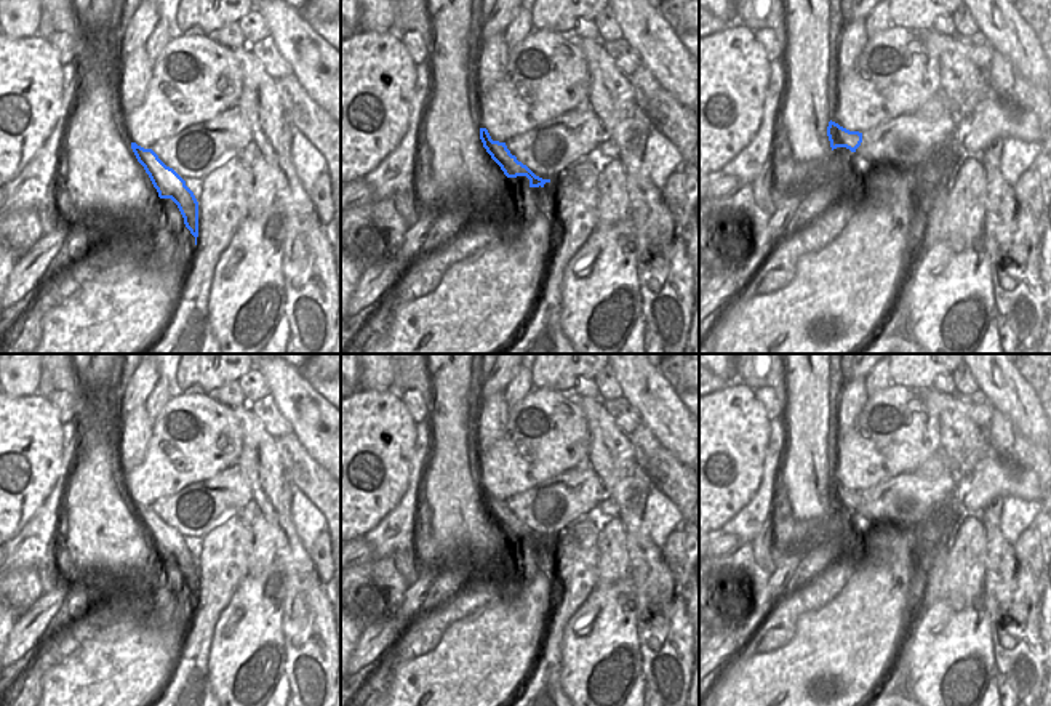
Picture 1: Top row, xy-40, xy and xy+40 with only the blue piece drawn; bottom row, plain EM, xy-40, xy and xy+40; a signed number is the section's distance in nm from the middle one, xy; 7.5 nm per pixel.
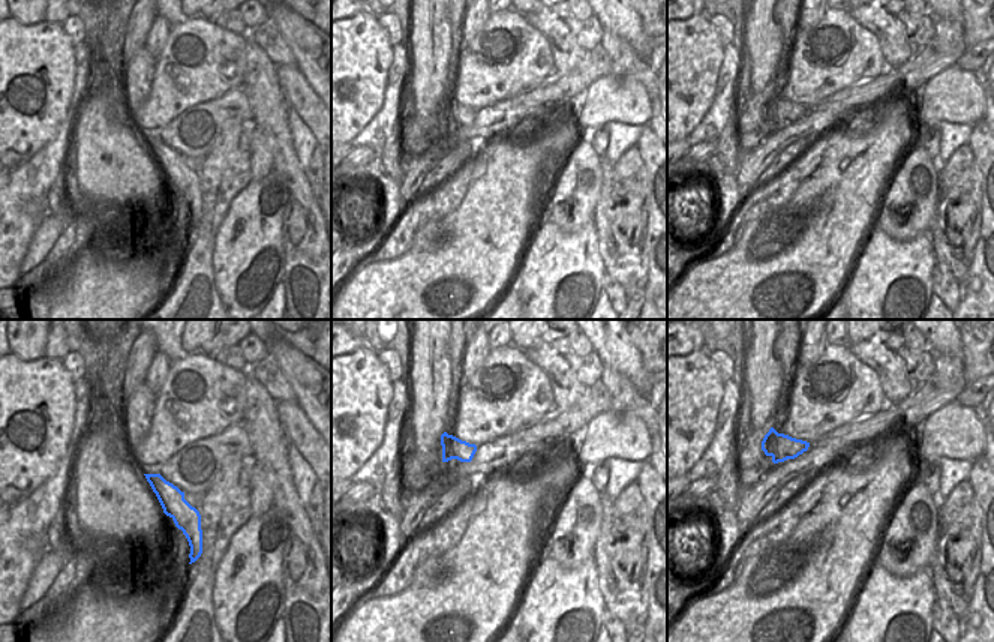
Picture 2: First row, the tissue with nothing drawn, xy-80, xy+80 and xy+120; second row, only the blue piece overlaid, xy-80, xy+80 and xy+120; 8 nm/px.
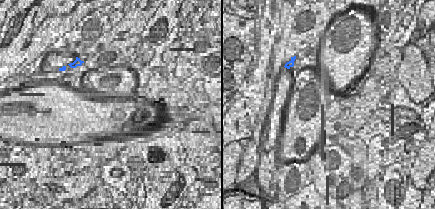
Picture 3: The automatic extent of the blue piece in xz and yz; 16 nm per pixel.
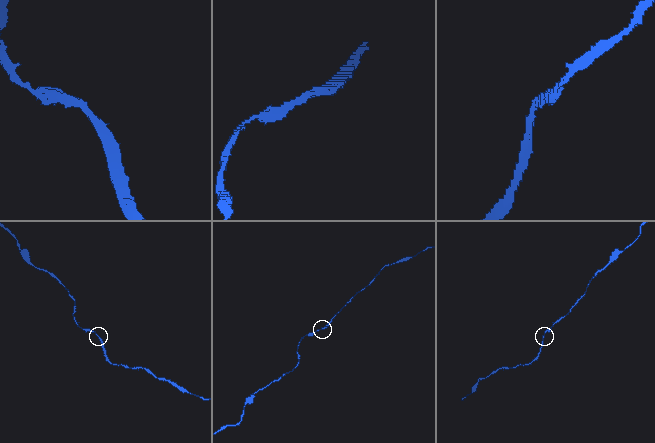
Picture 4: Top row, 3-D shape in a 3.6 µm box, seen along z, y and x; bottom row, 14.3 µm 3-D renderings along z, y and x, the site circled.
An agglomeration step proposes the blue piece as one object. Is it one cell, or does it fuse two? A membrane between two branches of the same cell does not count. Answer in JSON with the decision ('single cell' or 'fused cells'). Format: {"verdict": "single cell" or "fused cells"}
{"verdict": "single cell"}

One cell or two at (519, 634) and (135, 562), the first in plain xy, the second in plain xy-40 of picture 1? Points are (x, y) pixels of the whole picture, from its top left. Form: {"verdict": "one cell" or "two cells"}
{"verdict": "two cells"}

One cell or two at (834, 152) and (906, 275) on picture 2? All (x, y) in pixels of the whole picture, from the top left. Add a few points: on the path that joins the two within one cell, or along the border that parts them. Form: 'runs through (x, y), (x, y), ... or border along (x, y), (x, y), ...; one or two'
border along (873, 228), (855, 258); two

